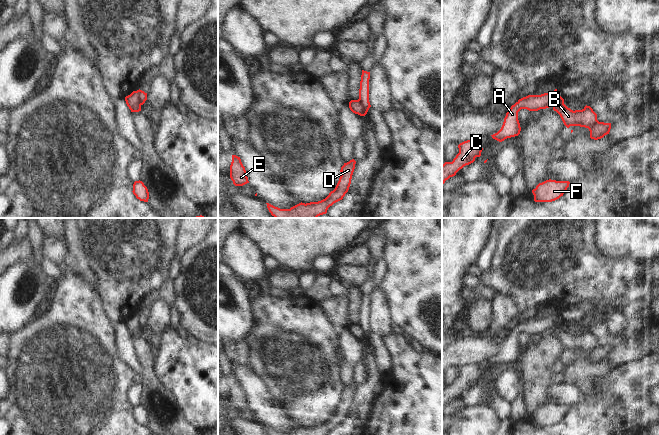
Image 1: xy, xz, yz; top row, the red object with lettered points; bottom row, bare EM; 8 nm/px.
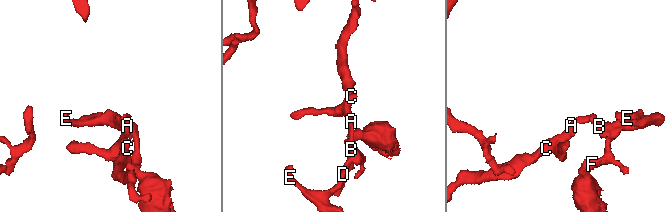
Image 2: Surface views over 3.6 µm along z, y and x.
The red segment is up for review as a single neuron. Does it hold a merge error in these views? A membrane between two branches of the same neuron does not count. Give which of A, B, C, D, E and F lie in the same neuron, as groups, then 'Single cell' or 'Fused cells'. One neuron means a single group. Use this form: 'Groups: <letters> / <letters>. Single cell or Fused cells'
Groups: A C / B D E F. Fused cells.

